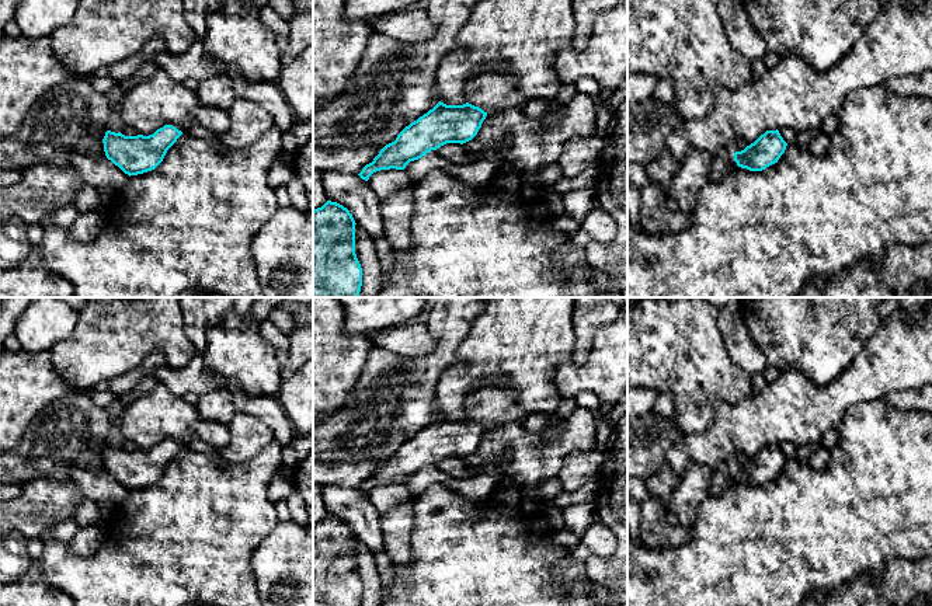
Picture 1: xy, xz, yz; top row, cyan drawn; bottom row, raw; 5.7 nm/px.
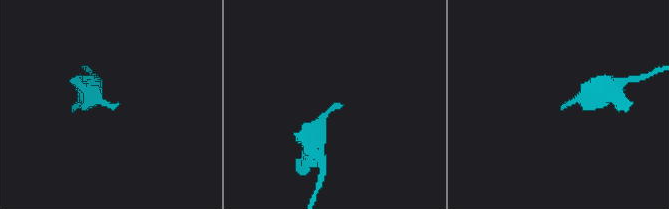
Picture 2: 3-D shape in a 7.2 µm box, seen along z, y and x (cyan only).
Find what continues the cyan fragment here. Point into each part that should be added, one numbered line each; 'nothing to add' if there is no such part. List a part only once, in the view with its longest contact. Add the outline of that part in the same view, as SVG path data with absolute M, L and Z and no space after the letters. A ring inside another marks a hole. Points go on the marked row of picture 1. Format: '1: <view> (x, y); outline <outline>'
1: xz (491, 91); outline M494 72L470 79L466 86L466 100L487 114L522 109L528 101L519 91L515 77Z

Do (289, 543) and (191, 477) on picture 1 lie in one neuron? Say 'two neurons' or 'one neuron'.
two neurons

